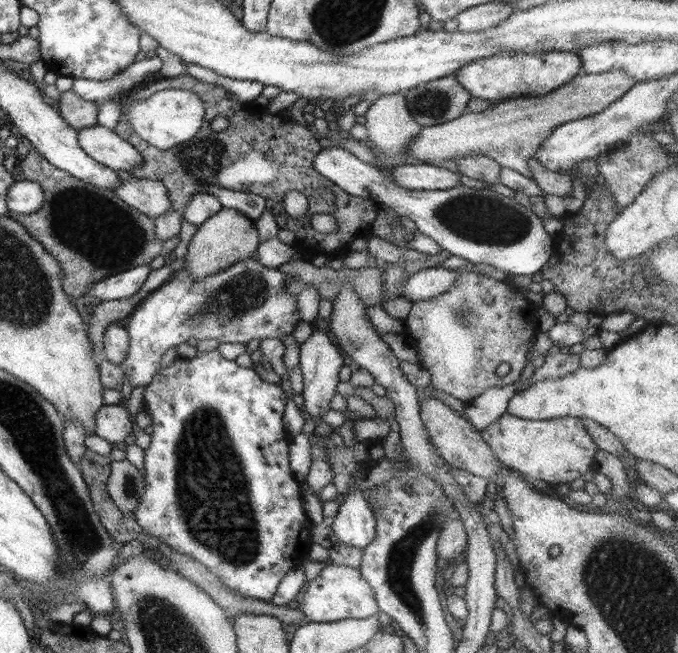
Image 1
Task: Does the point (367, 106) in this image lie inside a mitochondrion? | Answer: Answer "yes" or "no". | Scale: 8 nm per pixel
no

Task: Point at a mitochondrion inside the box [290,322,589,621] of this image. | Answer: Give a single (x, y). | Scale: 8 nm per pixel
(351, 340)

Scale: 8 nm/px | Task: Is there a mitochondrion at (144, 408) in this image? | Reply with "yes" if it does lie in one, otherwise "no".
no

